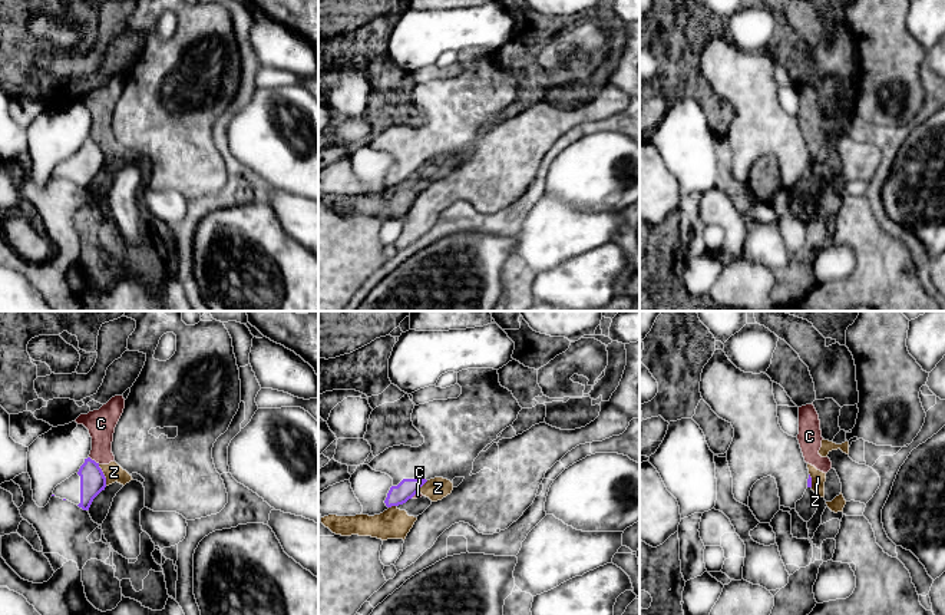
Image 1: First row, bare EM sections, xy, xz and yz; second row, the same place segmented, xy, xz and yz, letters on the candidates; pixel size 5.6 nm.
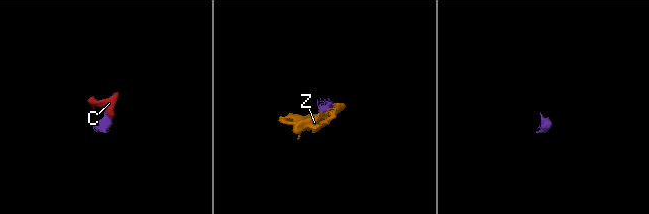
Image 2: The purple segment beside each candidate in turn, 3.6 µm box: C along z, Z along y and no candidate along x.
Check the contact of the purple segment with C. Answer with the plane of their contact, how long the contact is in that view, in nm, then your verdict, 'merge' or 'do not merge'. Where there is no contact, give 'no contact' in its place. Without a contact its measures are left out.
contact in xy; length 80 nm; do not merge

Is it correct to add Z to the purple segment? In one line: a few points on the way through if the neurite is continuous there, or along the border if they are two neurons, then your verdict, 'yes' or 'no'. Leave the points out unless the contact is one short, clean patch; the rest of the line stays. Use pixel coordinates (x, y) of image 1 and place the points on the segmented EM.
along xy (98, 465), (106, 485) | no

